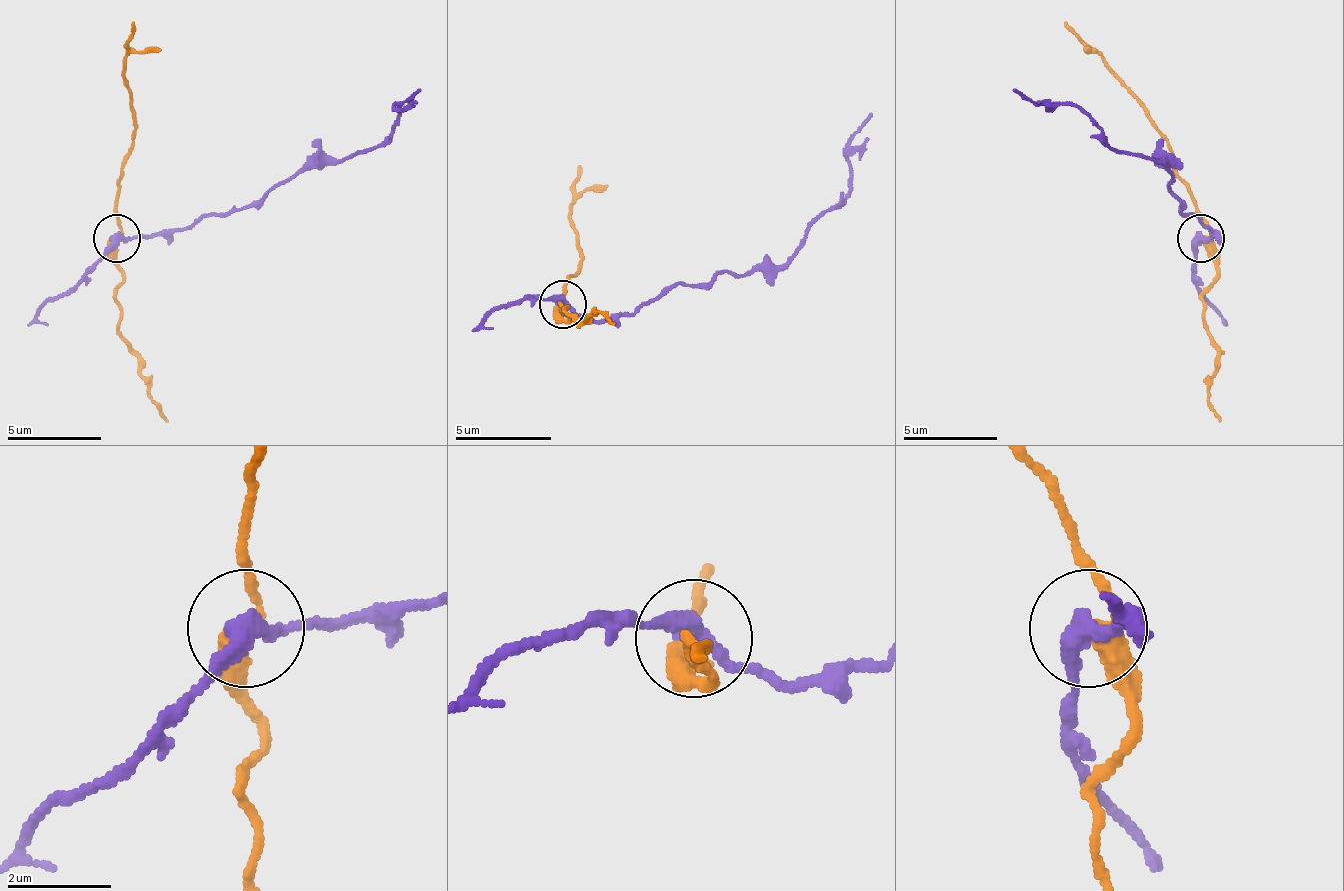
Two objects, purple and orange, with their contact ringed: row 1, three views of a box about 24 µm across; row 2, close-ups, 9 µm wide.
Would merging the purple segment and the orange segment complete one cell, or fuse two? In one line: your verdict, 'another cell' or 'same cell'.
another cell

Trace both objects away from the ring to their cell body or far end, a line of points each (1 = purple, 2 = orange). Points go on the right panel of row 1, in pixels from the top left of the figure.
1: (1202, 239), (1216, 234), (1169, 192), (1169, 169), (1112, 150), (1103, 131), (1065, 103), (1037, 103), (1014, 89)
2: (1202, 239), (1207, 220), (1150, 112), (1065, 23)

